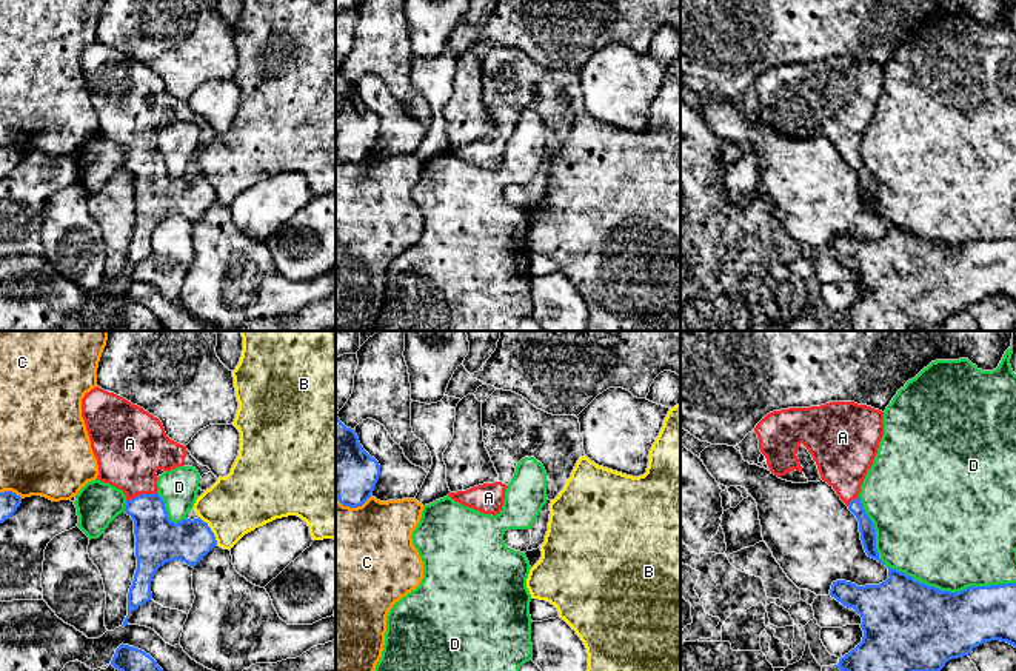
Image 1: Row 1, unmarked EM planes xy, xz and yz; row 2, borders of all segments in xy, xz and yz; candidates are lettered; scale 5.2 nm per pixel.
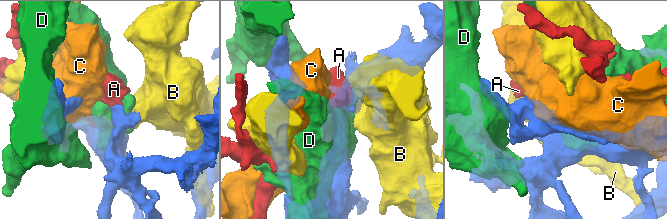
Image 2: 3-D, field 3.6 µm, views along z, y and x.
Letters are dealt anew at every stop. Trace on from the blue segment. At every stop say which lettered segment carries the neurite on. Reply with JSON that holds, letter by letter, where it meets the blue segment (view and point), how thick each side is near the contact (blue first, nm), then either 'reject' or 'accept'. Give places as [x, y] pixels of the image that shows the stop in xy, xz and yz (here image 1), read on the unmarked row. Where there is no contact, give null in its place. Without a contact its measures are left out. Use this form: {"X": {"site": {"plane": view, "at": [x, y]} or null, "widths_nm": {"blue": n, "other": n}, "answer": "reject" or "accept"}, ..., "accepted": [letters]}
{"A": {"site": {"plane": "xy", "at": [140, 150]}, "widths_nm": {"blue": 240, "other": 360}, "answer": "accept"}, "B": {"site": {"plane": "xy", "at": [210, 185]}, "widths_nm": {"blue": 220, "other": 320}, "answer": "reject"}, "C": {"site": {"plane": "xz", "at": [353, 162]}, "widths_nm": {"blue": 320, "other": 500}, "answer": "reject"}, "D": {"site": {"plane": "yz", "at": [916, 236]}, "widths_nm": {"blue": 480, "other": 500}, "answer": "reject"}, "accepted": ["A"]}

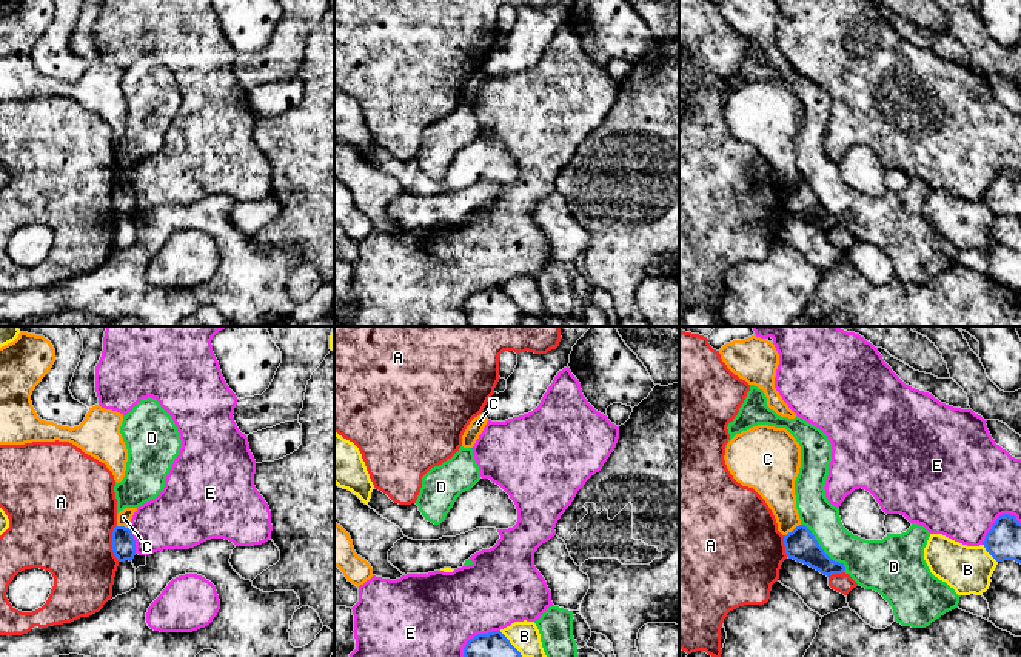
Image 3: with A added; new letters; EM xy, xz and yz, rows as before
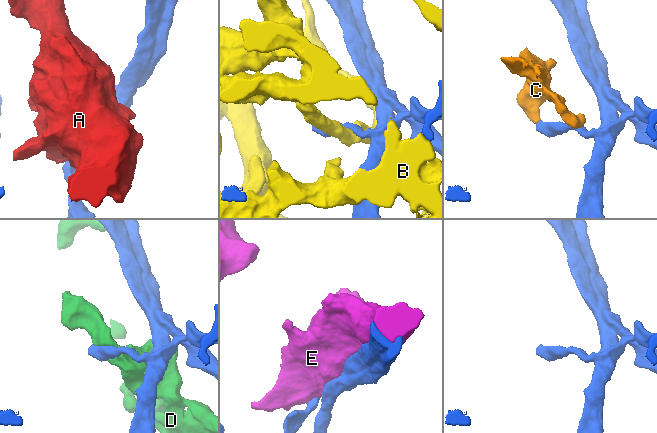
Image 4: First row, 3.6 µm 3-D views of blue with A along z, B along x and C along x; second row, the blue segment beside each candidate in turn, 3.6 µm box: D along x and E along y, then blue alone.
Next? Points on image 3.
{"A": {"site": {"plane": "xy", "at": [113, 199]}, "widths_nm": {"blue": 130, "other": 460}, "answer": "reject"}, "B": {"site": {"plane": "xz", "at": [512, 300]}, "widths_nm": {"blue": 260, "other": 160}, "answer": "reject"}, "C": {"site": {"plane": "yz", "at": [793, 185]}, "widths_nm": {"blue": 160, "other": 190}, "answer": "reject"}, "D": {"site": {"plane": "yz", "at": [823, 205]}, "widths_nm": {"blue": 160, "other": 240}, "answer": "reject"}, "E": {"site": {"plane": "xz", "at": [468, 296]}, "widths_nm": {"blue": 260, "other": 480}, "answer": "reject"}, "accepted": []}

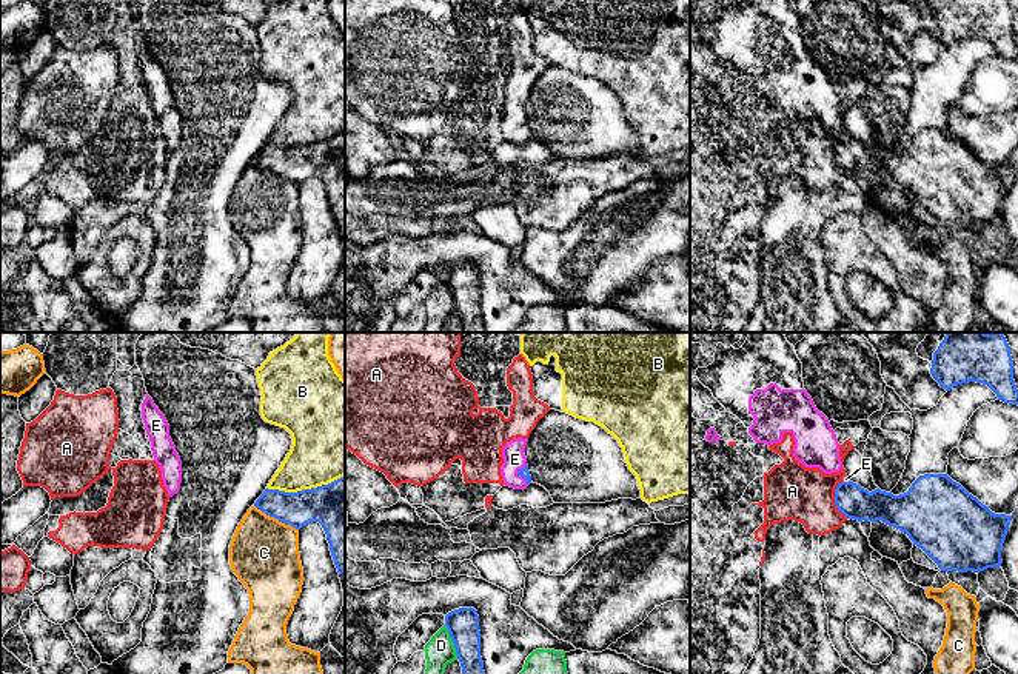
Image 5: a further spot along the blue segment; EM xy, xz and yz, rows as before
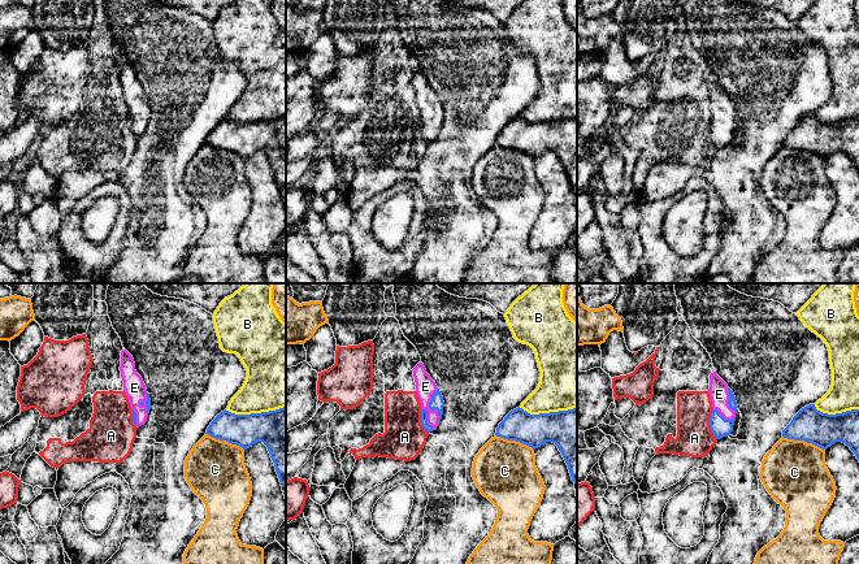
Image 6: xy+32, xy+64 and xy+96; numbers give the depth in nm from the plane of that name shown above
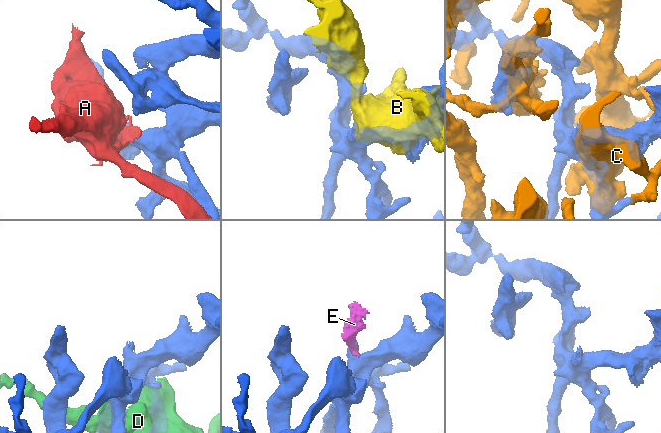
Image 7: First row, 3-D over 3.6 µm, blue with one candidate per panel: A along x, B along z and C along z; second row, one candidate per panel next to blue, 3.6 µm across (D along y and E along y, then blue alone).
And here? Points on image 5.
{"A": {"site": {"plane": "yz", "at": [835, 156]}, "widths_nm": {"blue": 170, "other": 300}, "answer": "reject"}, "B": {"site": {"plane": "xy", "at": [305, 145]}, "widths_nm": {"blue": 300, "other": 360}, "answer": "reject"}, "C": {"site": {"plane": "xy", "at": [276, 173]}, "widths_nm": {"blue": 180, "other": 360}, "answer": "reject"}, "D": {"site": {"plane": "xz", "at": [453, 297]}, "widths_nm": {"blue": 170, "other": 160}, "answer": "reject"}, "E": {"site": {"plane": "xz", "at": [519, 130]}, "widths_nm": {"blue": 50, "other": 120}, "answer": "accept"}, "accepted": ["E"]}

